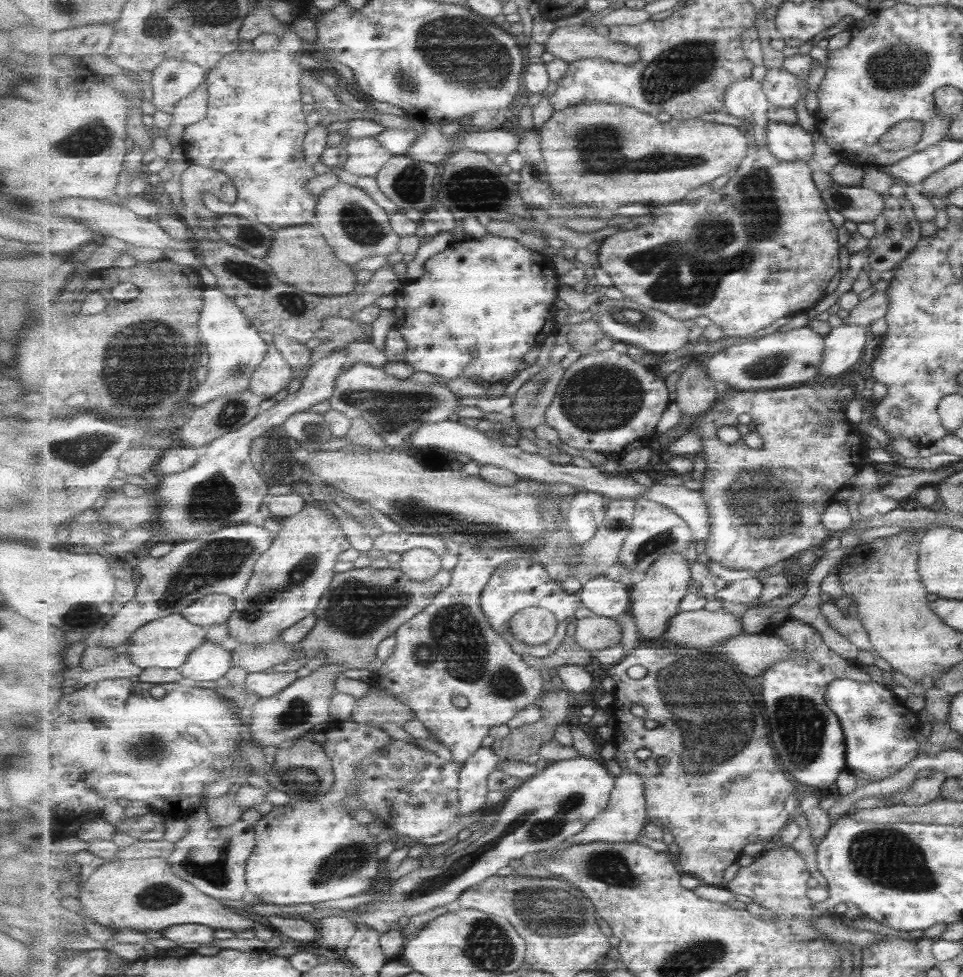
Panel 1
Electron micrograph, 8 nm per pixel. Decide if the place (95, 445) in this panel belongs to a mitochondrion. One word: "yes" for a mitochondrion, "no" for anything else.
yes

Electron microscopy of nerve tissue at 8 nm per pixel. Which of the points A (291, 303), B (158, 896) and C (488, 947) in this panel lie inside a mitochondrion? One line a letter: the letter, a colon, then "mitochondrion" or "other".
A: mitochondrion
B: mitochondrion
C: mitochondrion

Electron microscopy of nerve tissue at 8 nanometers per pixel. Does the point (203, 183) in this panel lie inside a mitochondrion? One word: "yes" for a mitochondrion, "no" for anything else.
no

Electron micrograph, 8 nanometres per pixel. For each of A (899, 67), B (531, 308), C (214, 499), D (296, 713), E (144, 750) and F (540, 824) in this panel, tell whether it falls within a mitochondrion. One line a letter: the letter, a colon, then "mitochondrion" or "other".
A: mitochondrion
B: other
C: mitochondrion
D: mitochondrion
E: mitochondrion
F: mitochondrion

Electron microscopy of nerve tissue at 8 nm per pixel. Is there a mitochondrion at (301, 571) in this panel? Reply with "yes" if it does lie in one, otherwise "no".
yes

